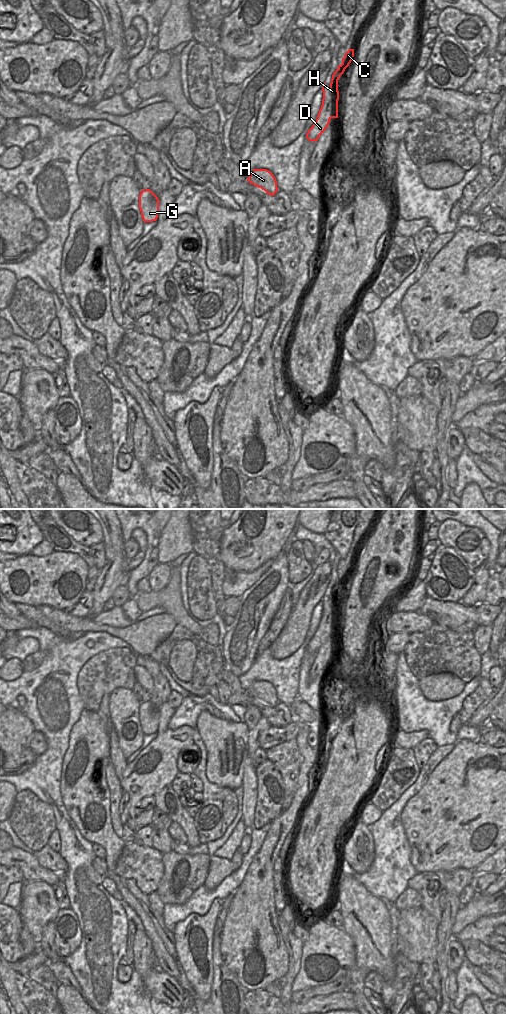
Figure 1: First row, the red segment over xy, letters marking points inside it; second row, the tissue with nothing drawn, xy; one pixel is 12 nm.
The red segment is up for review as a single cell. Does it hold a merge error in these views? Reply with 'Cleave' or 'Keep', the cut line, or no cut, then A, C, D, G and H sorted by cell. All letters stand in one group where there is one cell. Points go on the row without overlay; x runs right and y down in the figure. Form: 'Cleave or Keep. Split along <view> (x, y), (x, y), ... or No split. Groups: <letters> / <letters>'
Cleave. Split along xy (332, 589), (337, 592). Groups: A D G H / C

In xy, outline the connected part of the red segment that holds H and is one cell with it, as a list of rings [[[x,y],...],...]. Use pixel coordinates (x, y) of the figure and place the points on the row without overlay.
[[[331,591],[330,598],[322,597],[323,611],[322,617],[317,627],[317,631],[308,642],[306,650],[309,653],[317,653],[320,647],[326,642],[331,630],[338,630],[338,592]]]

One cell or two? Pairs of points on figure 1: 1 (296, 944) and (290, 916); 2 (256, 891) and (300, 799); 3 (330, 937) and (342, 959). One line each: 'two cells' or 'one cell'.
1: one cell
2: one cell
3: one cell

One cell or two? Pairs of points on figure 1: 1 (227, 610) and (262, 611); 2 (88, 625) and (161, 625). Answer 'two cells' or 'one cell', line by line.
1: two cells
2: one cell

